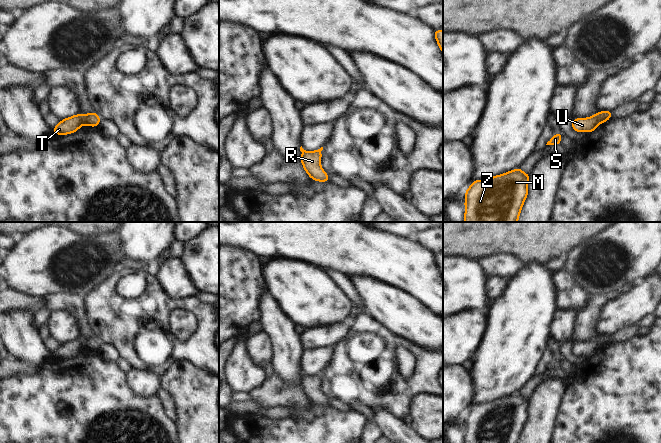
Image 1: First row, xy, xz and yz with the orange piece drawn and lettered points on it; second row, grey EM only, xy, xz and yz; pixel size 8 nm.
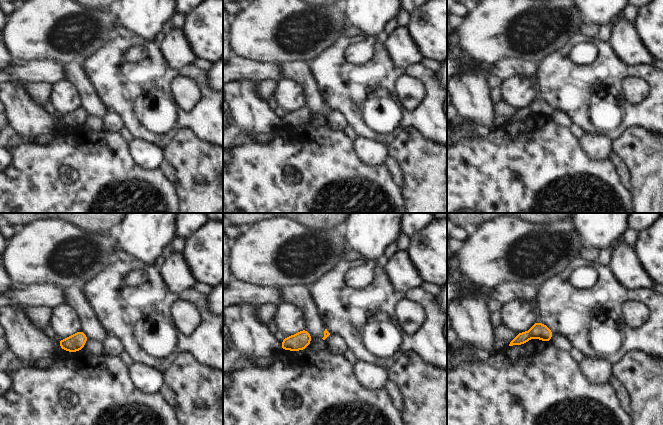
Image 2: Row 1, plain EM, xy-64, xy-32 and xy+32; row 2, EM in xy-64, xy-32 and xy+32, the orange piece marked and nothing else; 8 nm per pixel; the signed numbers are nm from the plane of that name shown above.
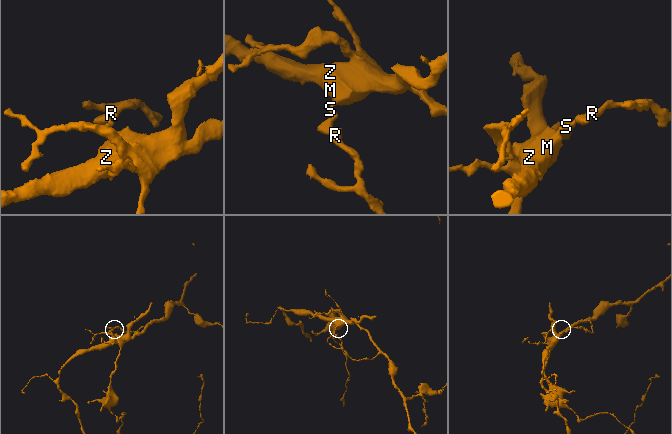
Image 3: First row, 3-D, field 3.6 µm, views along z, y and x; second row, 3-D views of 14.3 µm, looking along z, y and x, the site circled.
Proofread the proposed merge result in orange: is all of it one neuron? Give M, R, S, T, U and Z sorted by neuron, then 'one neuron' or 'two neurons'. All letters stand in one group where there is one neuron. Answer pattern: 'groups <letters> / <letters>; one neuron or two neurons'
groups M S T U Z / R; two neurons

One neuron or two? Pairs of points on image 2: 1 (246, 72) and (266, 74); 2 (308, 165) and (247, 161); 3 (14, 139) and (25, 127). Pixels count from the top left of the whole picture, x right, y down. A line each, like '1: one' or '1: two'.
1: one
2: one
3: two

